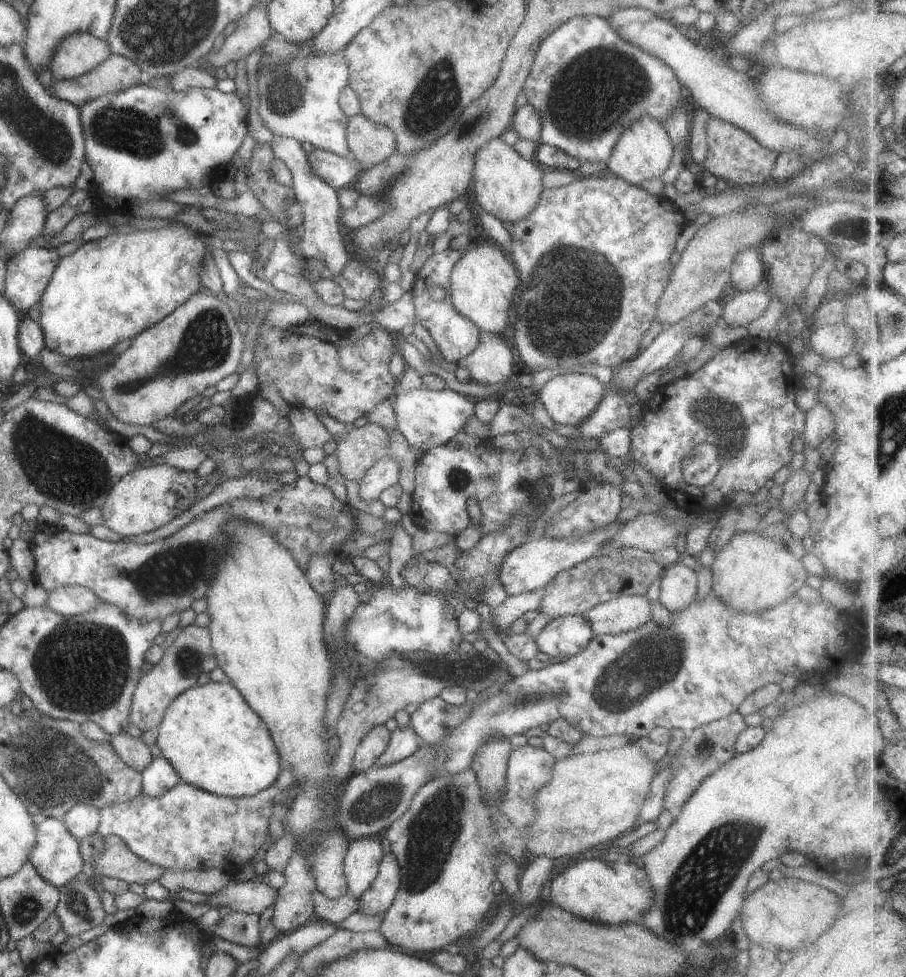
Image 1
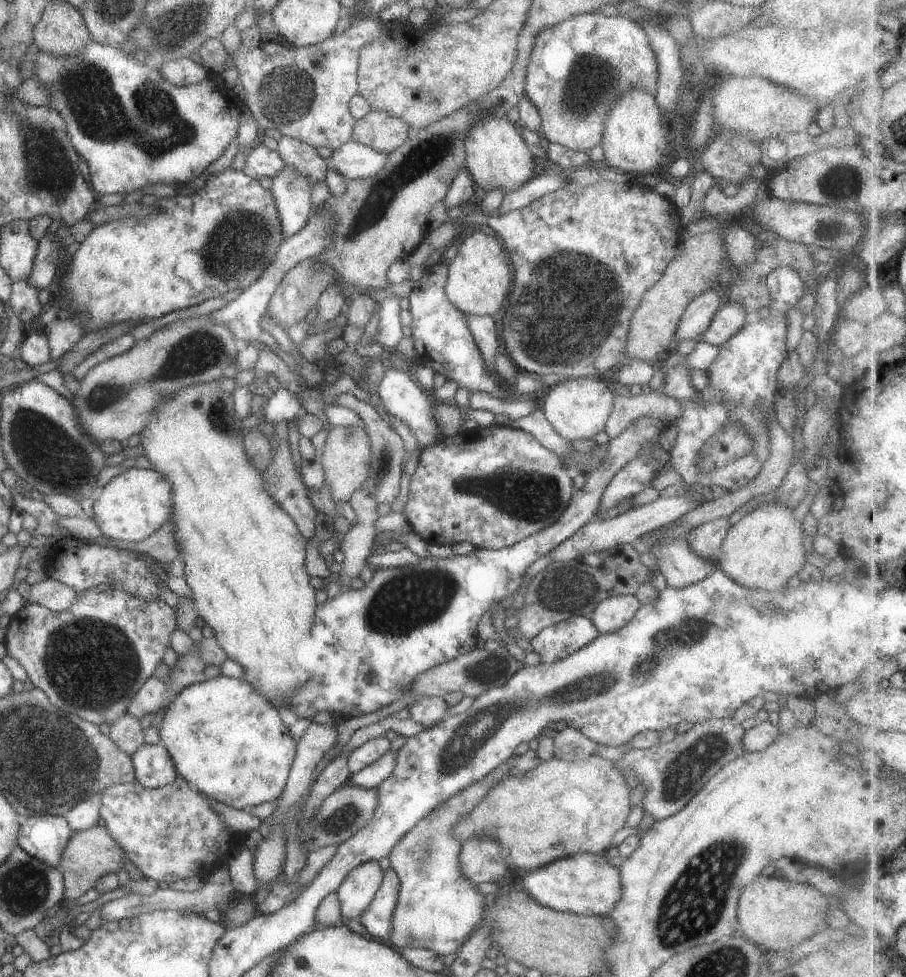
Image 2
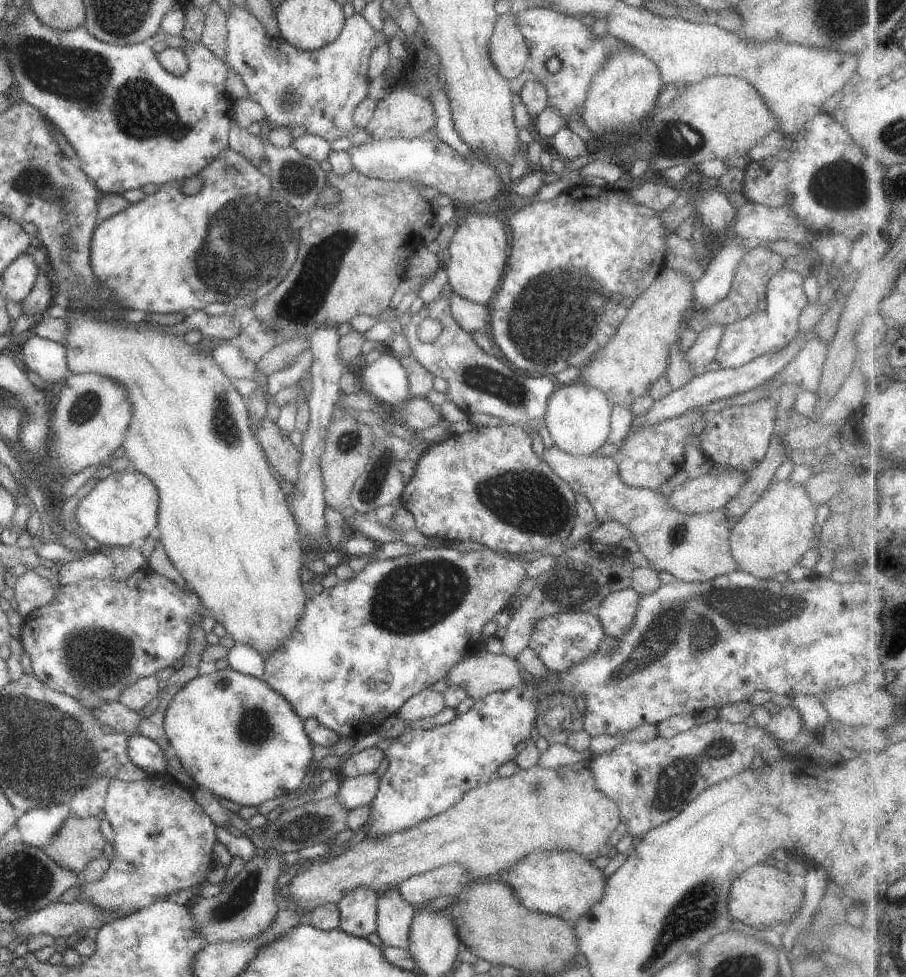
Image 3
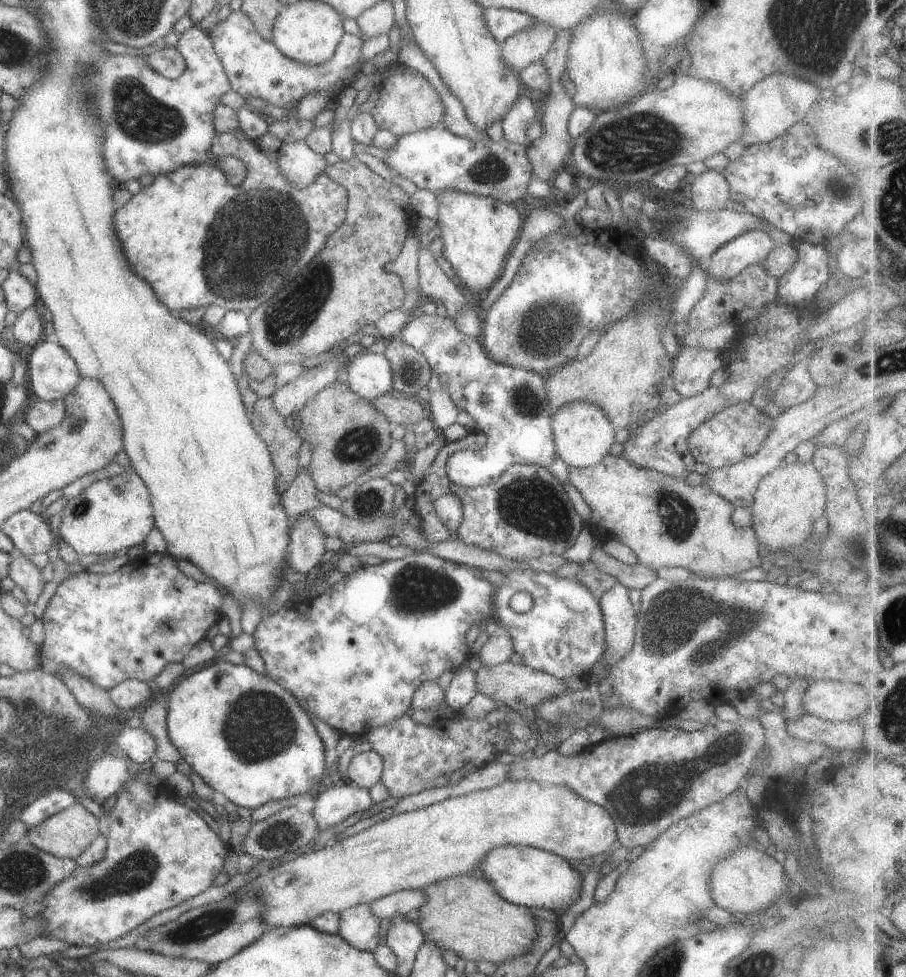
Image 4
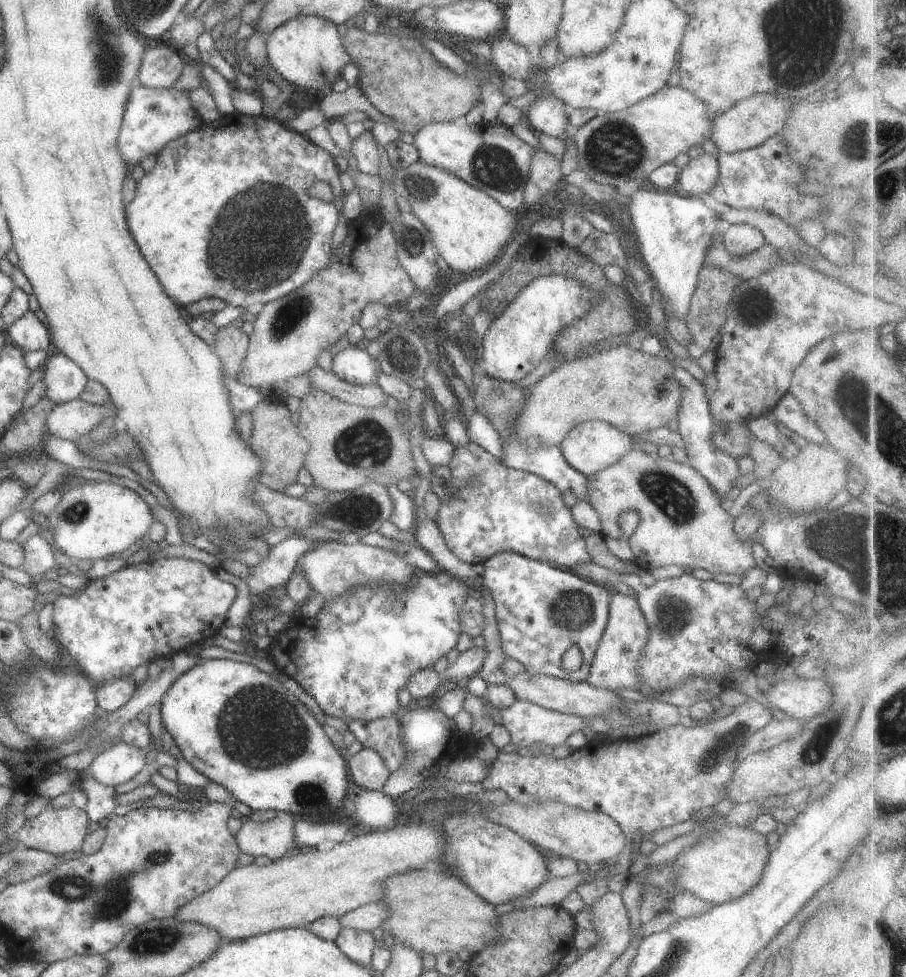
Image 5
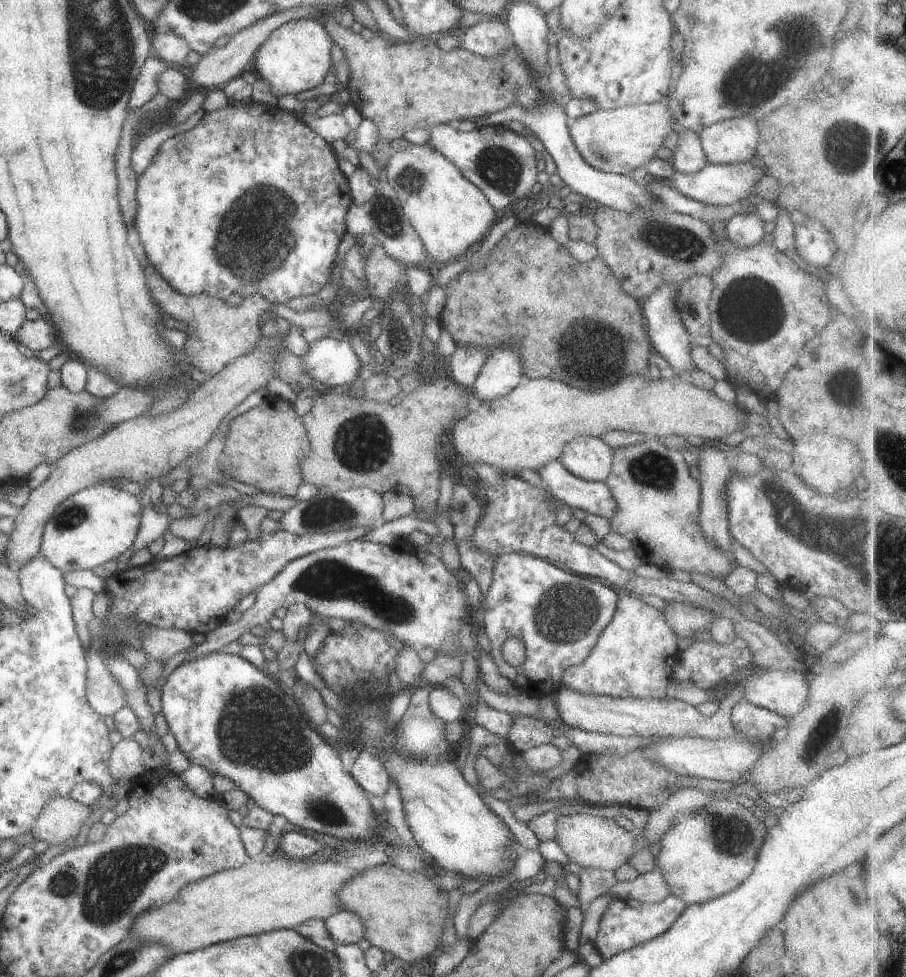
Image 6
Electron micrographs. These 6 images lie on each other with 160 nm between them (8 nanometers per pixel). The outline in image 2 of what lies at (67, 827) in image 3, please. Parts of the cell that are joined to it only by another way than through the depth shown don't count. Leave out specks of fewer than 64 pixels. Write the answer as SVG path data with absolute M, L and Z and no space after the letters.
M100 822L72 833L62 850L60 864L57 866L62 874L62 896L65 905L73 905L79 896L94 886L100 876L107 873L116 874L123 868L123 859L124 854L120 846L109 836L108 830Z

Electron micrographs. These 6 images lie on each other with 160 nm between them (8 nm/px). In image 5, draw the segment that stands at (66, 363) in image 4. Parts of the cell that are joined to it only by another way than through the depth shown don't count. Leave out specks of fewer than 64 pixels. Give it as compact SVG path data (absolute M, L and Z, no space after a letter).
M61 353L47 357L41 369L42 398L55 405L77 397L88 381L83 371Z

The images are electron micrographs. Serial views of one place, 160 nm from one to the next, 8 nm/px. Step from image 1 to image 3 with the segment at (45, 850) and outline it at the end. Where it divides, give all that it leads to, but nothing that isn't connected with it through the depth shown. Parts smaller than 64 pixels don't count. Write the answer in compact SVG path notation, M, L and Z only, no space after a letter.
M66 803L35 807L24 814L17 814L14 825L19 832L19 842L43 848L69 814Z

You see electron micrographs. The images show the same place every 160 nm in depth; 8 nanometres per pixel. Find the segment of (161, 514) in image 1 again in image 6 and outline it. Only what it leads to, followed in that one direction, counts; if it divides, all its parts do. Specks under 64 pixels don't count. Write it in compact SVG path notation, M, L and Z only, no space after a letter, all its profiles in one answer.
M109 482L97 483L78 490L64 498L50 514L40 538L38 552L52 567L62 570L63 573L77 569L92 570L99 564L114 560L131 546L140 525L145 502L146 499L143 497L114 488Z

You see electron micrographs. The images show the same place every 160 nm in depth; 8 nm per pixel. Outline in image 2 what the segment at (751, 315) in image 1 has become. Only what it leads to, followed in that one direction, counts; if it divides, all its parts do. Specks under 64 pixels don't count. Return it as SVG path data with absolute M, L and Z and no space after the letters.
M722 302L699 340L719 346L748 321L746 310L738 302Z

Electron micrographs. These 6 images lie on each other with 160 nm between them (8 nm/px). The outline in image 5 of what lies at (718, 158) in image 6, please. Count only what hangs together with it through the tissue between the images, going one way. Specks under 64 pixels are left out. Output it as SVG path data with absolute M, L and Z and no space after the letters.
M753 94L737 104L733 104L729 110L725 110L713 120L709 140L714 147L717 147L719 153L734 153L760 145L771 134L781 130L785 118L787 118L785 112L789 108L791 108L791 102L787 98L777 98L771 94Z

